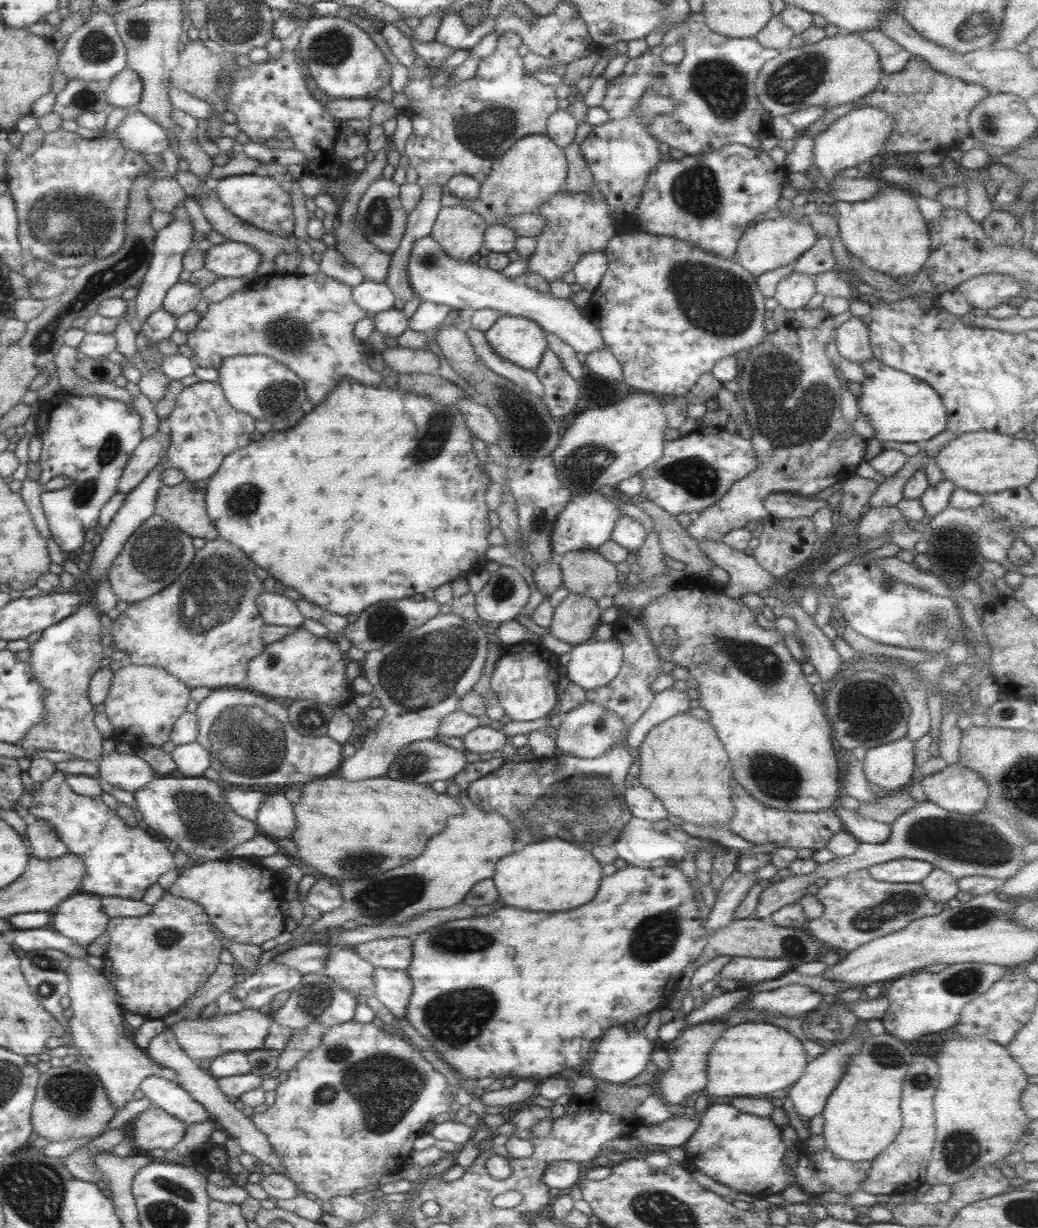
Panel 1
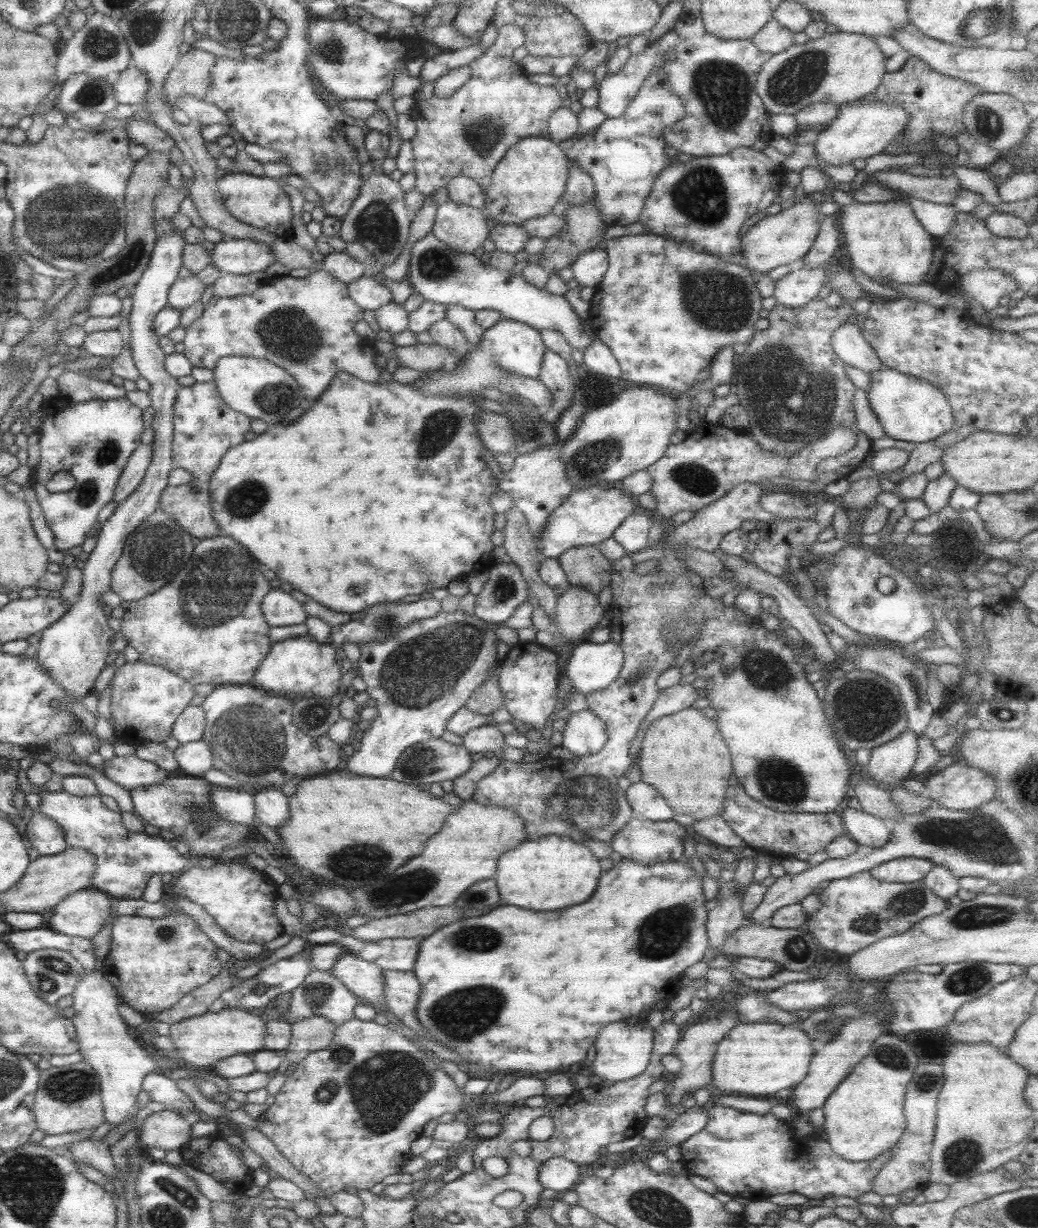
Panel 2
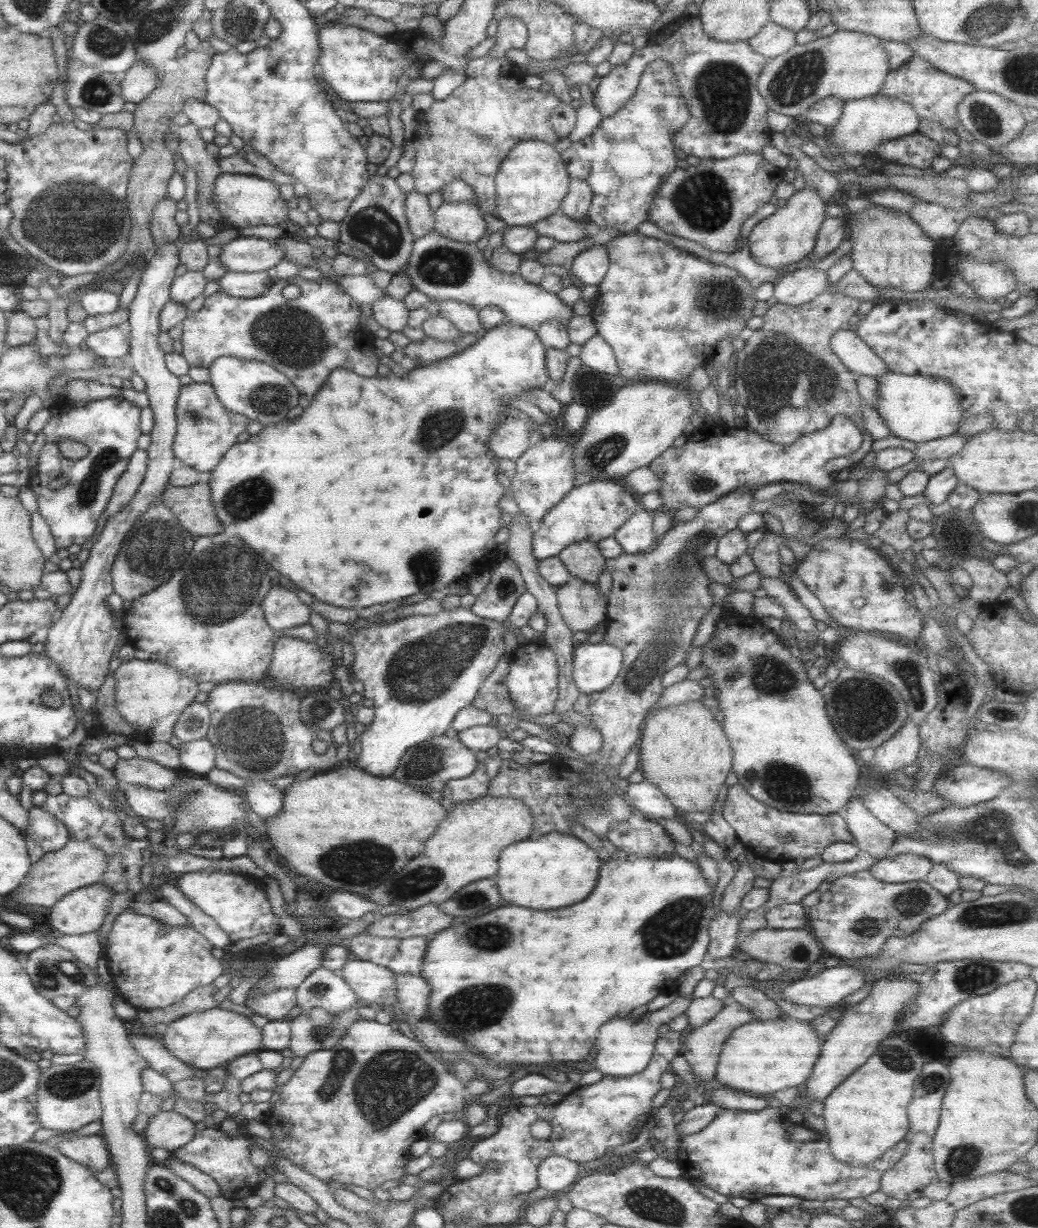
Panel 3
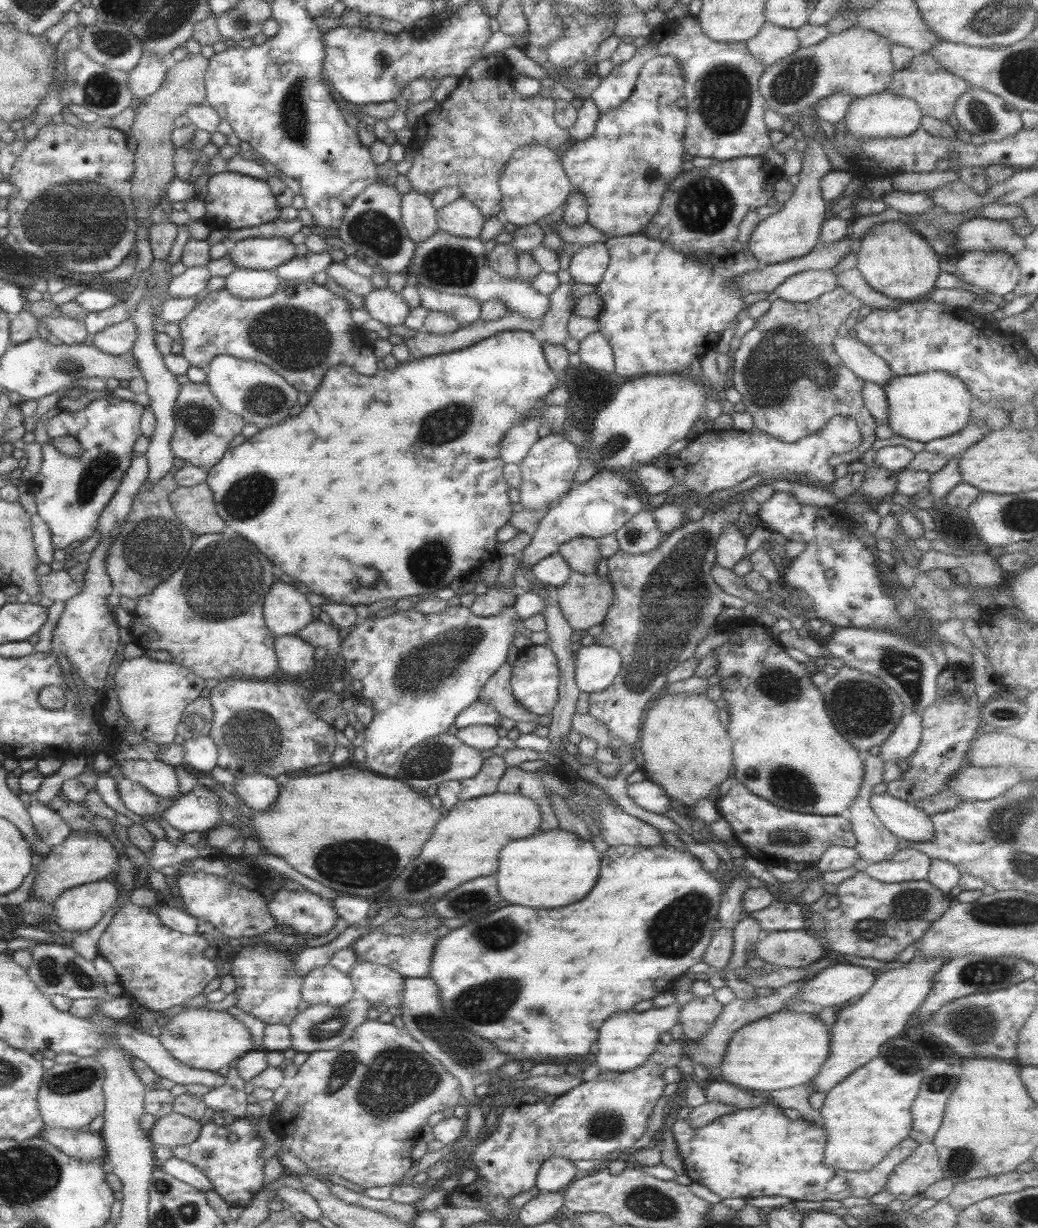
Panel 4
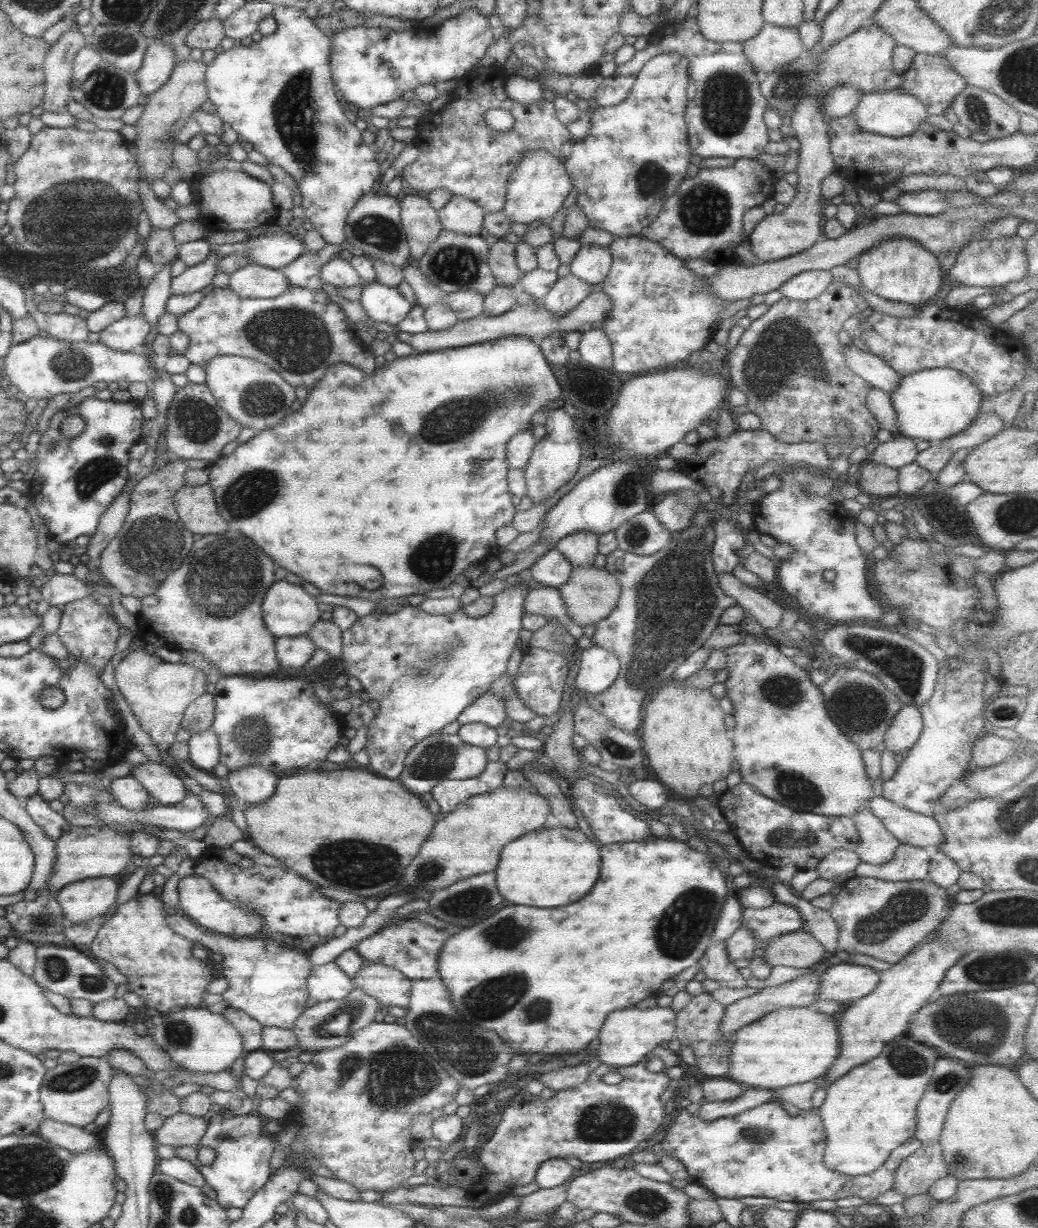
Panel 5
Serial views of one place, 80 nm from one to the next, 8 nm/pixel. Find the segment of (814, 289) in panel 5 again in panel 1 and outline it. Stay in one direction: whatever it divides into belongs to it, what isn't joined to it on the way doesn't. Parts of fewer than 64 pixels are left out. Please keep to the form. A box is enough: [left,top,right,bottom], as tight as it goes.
[772,271,814,310]

